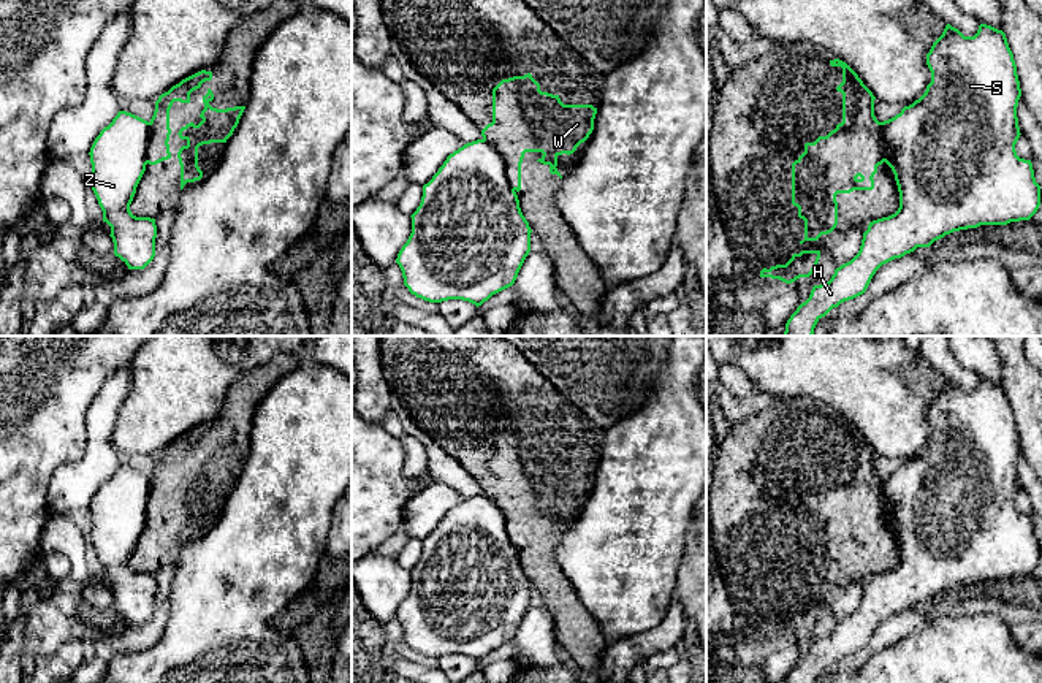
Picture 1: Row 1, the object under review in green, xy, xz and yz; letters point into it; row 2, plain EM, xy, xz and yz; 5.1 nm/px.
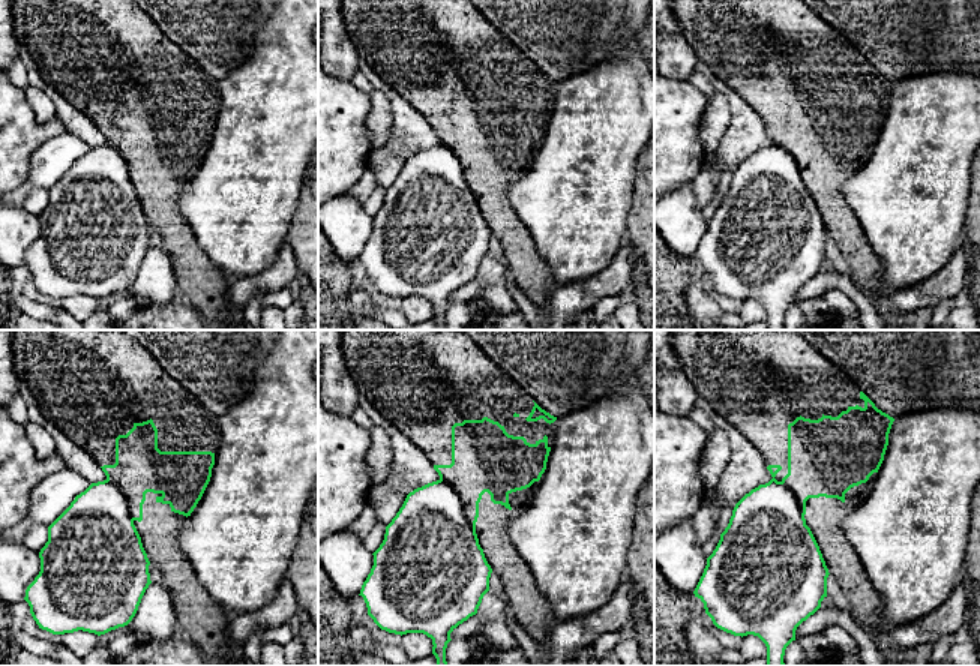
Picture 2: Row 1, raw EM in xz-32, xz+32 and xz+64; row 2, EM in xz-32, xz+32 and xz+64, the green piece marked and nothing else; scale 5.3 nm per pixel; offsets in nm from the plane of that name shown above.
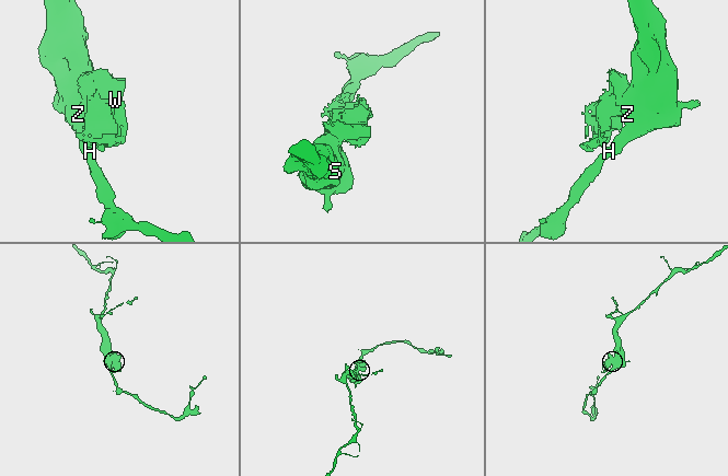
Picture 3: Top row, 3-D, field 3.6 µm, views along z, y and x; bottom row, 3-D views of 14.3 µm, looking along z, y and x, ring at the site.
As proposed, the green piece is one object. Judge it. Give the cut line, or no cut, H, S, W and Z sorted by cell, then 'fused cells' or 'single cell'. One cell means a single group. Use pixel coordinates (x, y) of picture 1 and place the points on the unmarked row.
xz (483, 493), (501, 511), (505, 533), (515, 544) | H S Z / W | fused cells

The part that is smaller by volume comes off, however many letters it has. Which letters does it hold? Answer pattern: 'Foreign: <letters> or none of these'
Foreign: W

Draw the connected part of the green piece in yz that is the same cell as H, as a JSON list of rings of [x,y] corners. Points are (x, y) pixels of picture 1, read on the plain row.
[[[947,379],[926,409],[926,420],[931,437],[925,448],[880,477],[885,518],[899,547],[898,566],[869,577],[858,609],[836,623],[828,637],[812,642],[785,683],[816,683],[833,662],[863,650],[882,620],[917,602],[930,602],[960,585],[1029,575],[1037,567],[1040,540],[1032,518],[1015,506],[1021,490],[1017,472],[1021,444],[1006,388],[980,379],[974,391],[964,391]]]

